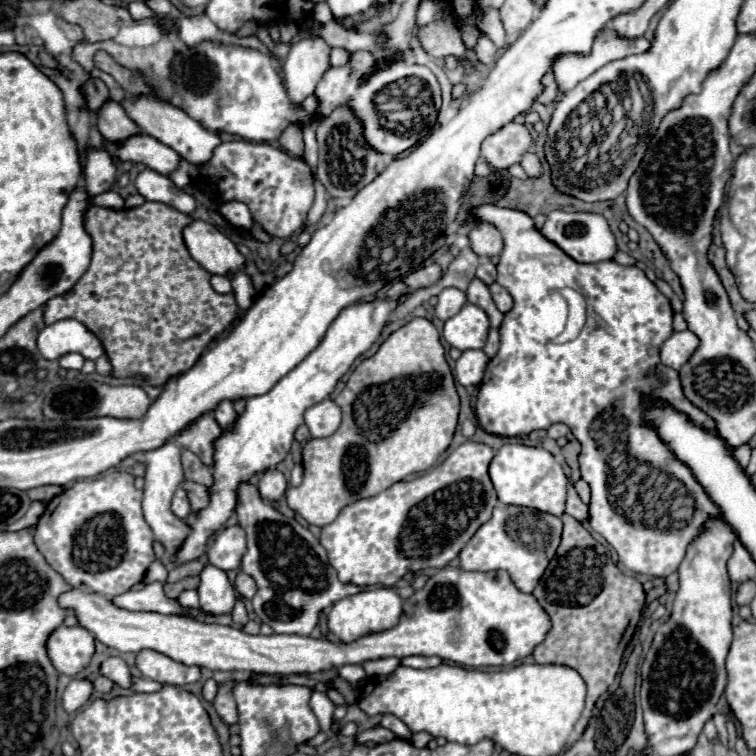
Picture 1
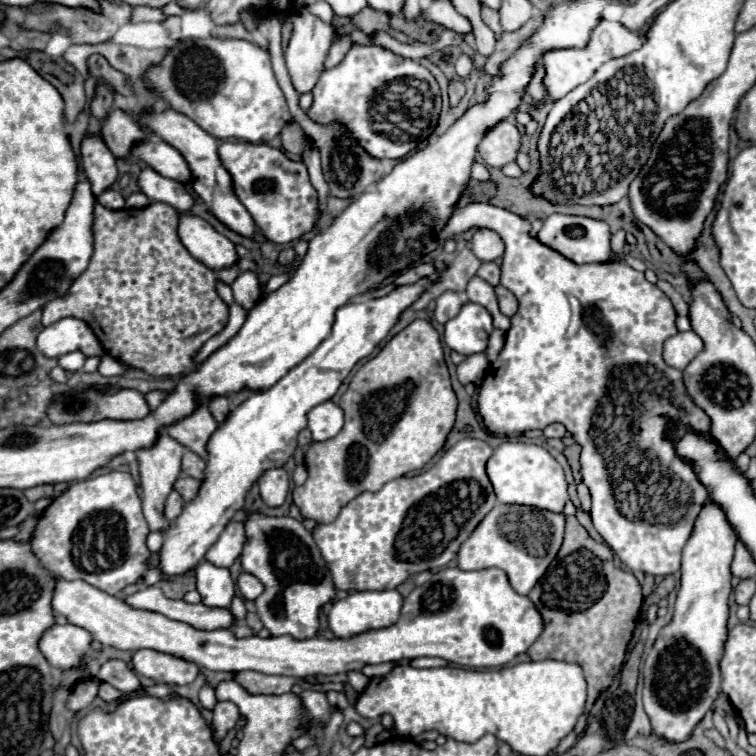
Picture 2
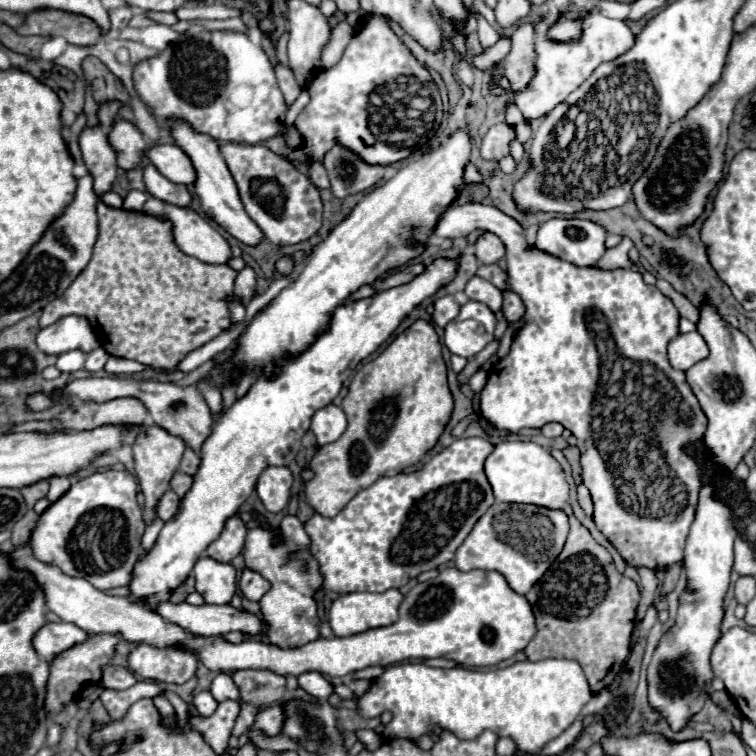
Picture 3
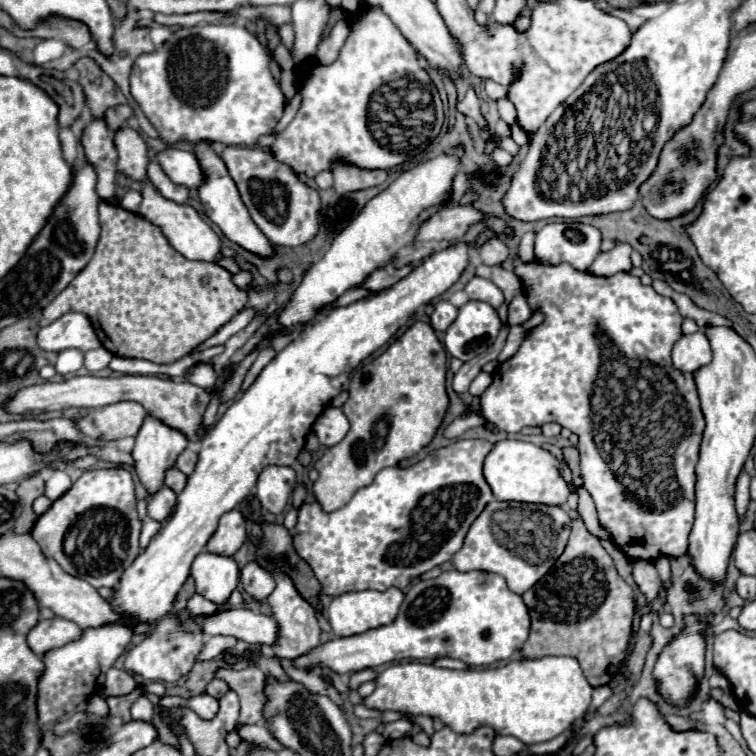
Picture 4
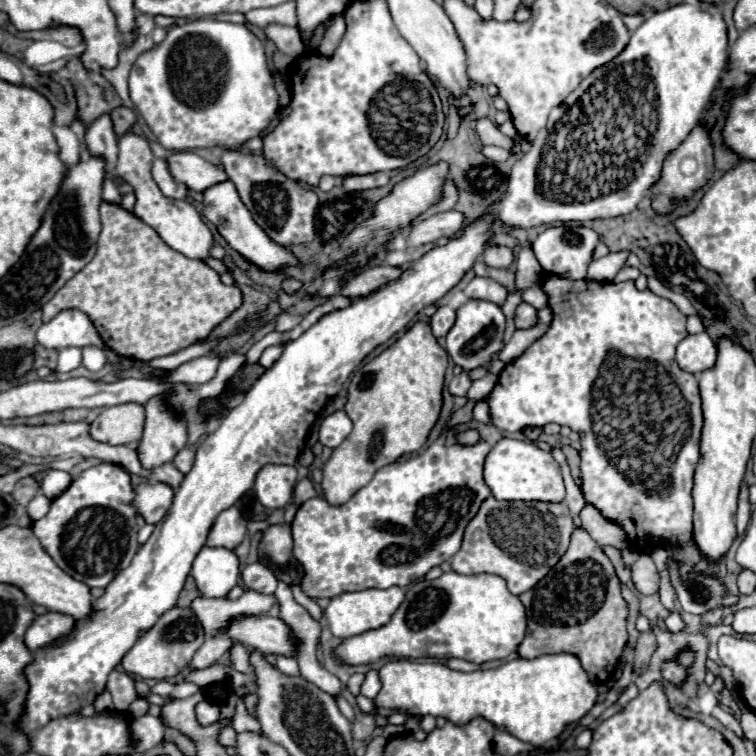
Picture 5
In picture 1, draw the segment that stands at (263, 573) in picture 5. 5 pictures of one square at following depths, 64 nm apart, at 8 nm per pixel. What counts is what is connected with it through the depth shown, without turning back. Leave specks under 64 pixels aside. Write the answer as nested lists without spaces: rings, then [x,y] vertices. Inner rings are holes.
[[[238,572],[236,582],[234,582],[234,588],[238,590],[240,596],[244,596],[244,598],[248,598],[248,600],[256,594],[256,582],[252,580],[252,576],[248,576],[248,574],[244,574],[244,572]]]

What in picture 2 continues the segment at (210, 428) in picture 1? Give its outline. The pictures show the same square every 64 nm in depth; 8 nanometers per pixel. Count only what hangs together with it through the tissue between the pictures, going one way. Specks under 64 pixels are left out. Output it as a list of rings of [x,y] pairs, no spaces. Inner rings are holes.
[[[200,404],[192,416],[188,416],[188,418],[180,420],[178,424],[168,426],[164,430],[176,442],[180,442],[182,446],[186,446],[188,450],[192,450],[194,454],[198,454],[200,458],[206,460],[206,456],[208,456],[206,444],[208,444],[212,432],[216,432],[216,428],[218,428],[218,424],[212,418],[208,406],[206,404]]]

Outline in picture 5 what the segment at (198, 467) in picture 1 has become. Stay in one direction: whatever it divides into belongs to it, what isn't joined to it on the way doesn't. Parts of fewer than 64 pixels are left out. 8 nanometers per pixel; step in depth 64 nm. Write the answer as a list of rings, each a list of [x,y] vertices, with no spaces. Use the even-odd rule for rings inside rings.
[[[190,448],[180,450],[180,452],[176,454],[176,458],[174,458],[172,464],[174,464],[182,474],[188,474],[190,468],[192,468],[192,464],[194,464],[194,450],[190,450]]]

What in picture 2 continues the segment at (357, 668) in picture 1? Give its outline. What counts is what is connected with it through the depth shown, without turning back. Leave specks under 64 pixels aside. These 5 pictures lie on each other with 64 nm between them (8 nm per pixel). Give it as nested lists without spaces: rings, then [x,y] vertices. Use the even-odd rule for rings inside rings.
[[[352,670],[352,672],[346,672],[346,676],[348,676],[350,686],[352,686],[356,692],[362,692],[362,690],[366,688],[366,684],[368,684],[368,678],[366,678],[362,672]]]

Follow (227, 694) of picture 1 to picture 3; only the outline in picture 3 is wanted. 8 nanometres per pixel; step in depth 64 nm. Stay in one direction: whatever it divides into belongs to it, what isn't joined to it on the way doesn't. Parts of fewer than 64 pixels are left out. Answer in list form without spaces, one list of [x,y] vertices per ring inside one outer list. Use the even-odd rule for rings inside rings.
[[[226,700],[226,702],[218,704],[218,708],[212,716],[208,716],[208,718],[192,716],[190,722],[198,732],[204,734],[206,742],[214,748],[214,752],[222,754],[228,746],[228,738],[234,728],[234,720],[236,720],[238,712],[240,712],[240,704],[234,700]]]

